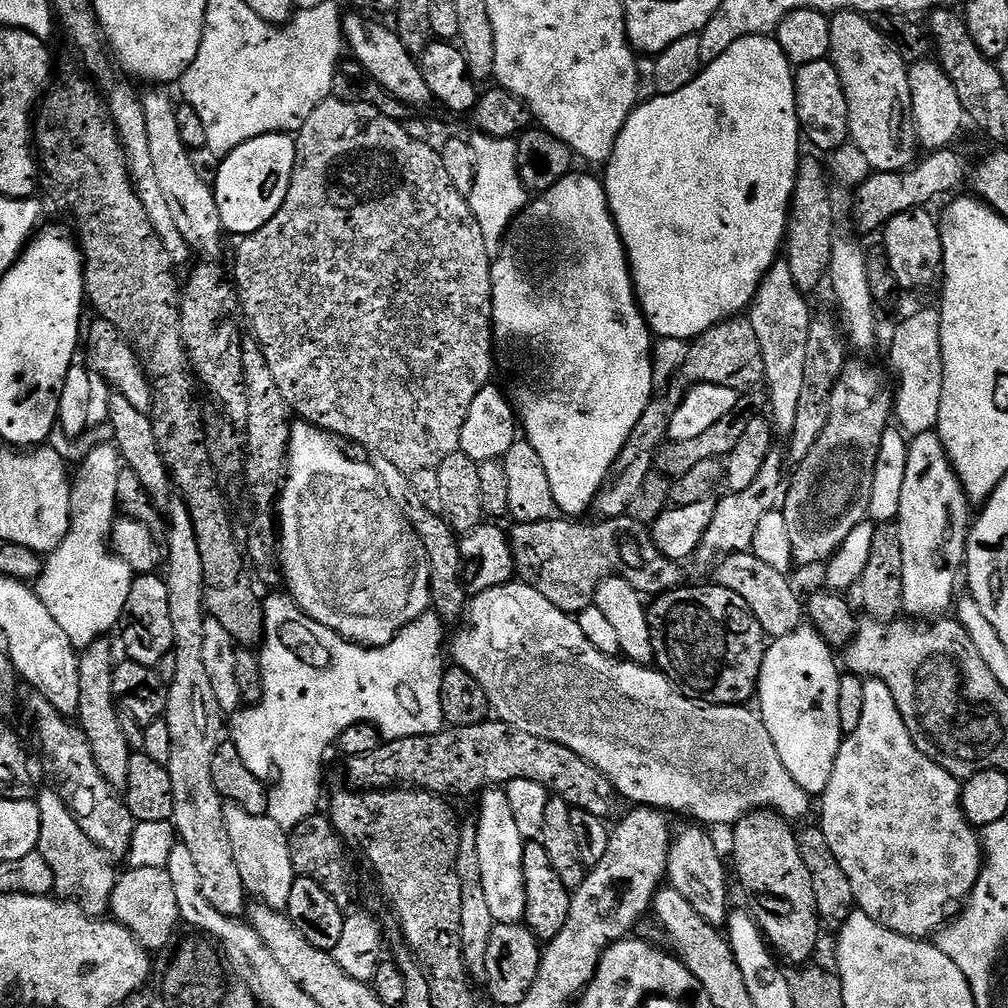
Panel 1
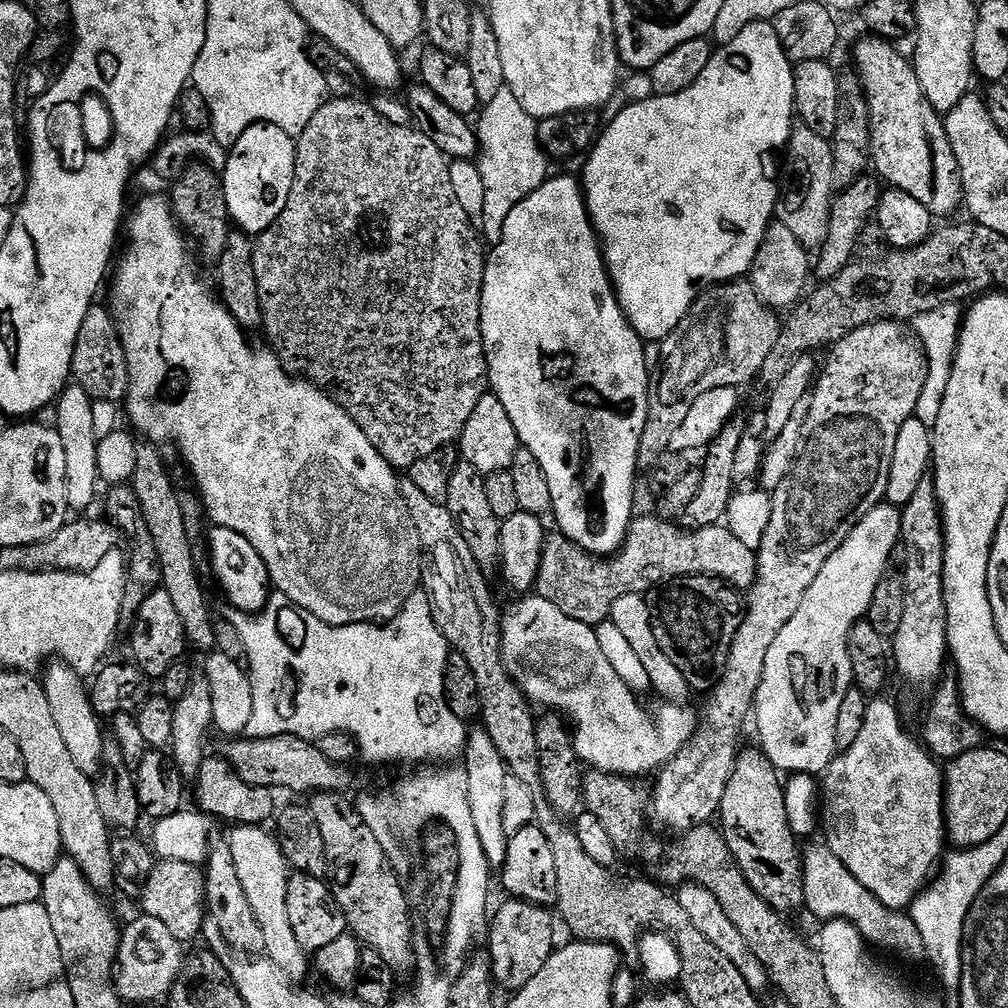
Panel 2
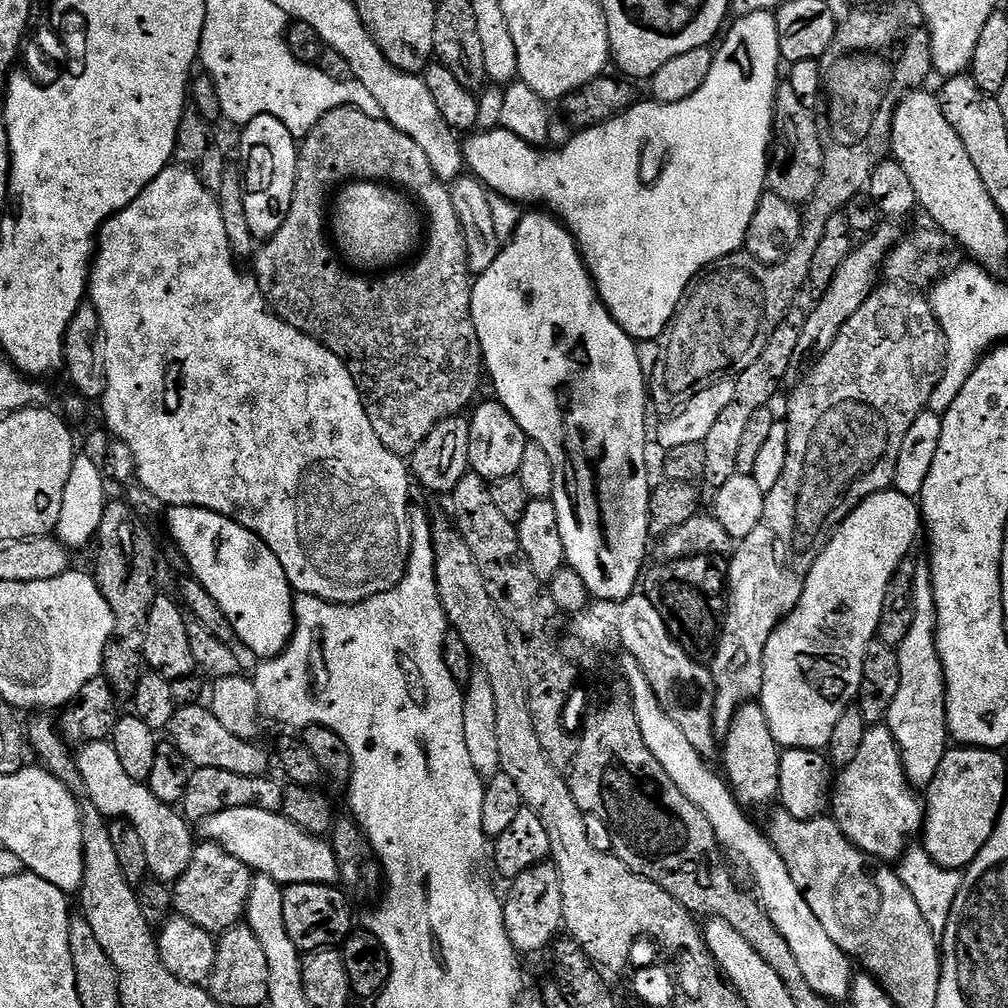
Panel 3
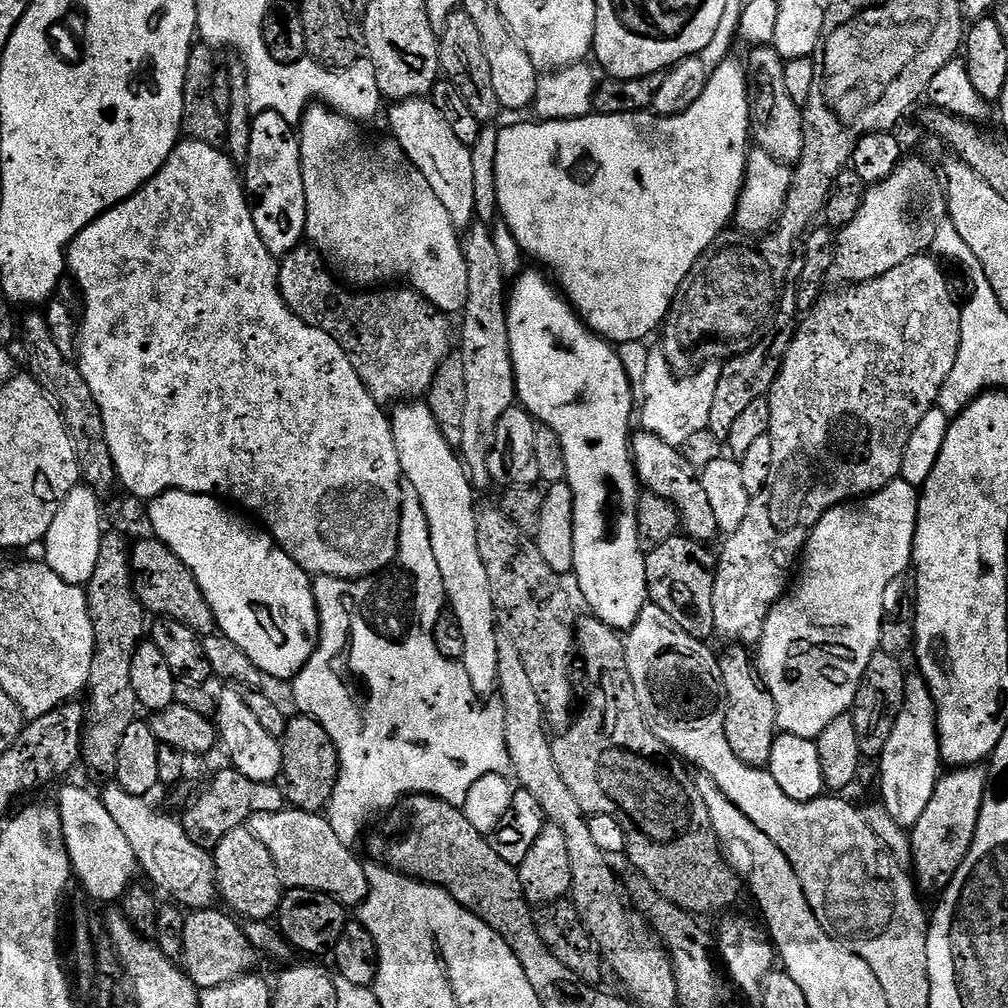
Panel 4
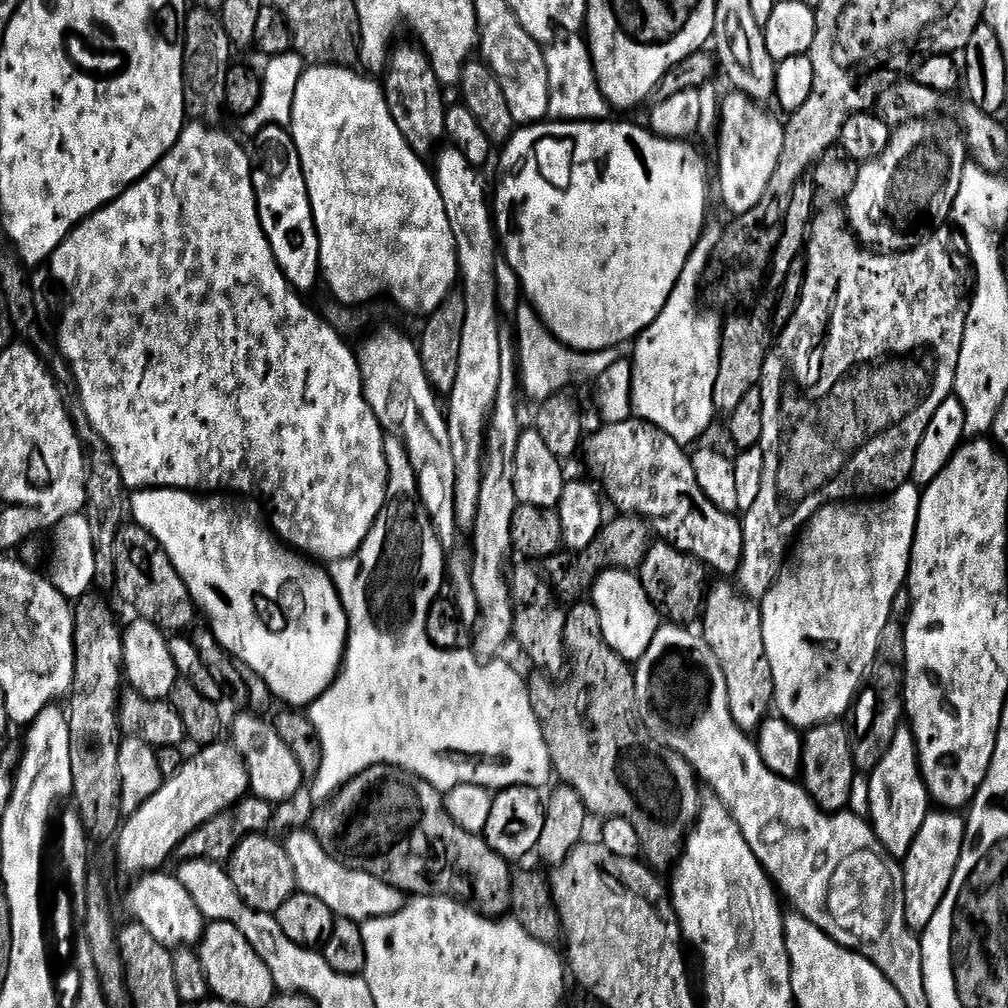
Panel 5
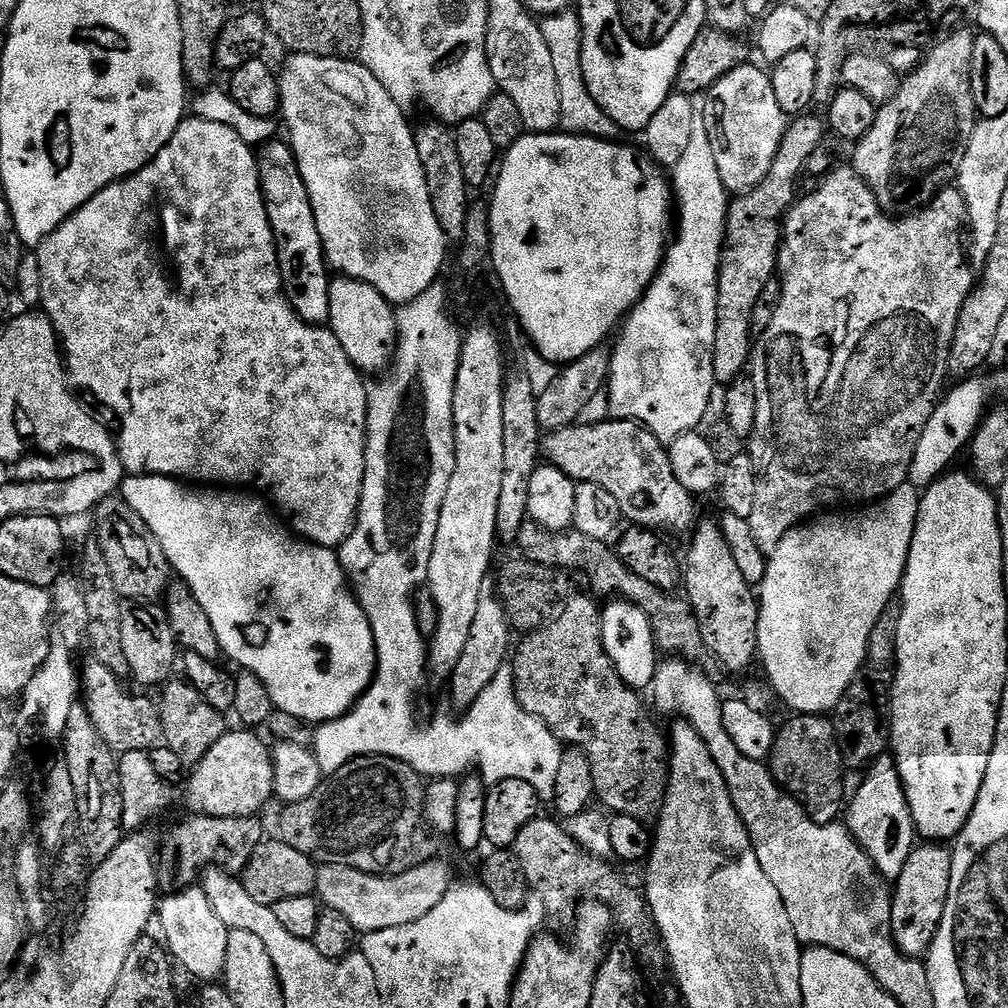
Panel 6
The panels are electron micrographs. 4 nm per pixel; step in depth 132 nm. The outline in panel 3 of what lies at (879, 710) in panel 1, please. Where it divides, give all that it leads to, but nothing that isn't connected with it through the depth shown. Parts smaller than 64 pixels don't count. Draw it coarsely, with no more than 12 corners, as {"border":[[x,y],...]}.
{"border":[[887,726],[839,769],[830,816],[854,847],[896,862],[924,804]]}

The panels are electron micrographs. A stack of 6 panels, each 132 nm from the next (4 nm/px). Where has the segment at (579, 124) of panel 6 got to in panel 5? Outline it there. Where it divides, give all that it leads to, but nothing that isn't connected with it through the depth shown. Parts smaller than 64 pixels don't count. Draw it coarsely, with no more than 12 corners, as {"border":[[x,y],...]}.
{"border":[[580,32],[544,48],[548,116],[609,119],[592,49]]}

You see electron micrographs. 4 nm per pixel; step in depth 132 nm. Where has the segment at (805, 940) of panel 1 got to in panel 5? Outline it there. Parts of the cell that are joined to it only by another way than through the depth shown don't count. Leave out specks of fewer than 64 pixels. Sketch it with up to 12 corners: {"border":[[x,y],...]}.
{"border":[[713,583],[702,635],[734,722],[756,730],[776,694],[760,604]]}

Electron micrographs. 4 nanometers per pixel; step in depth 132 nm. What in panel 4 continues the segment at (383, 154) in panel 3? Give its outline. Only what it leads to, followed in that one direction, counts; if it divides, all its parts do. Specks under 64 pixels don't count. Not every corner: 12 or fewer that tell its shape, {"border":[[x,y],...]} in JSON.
{"border":[[279,261],[288,309],[342,346],[377,404],[423,397],[451,319],[407,286],[349,290]]}

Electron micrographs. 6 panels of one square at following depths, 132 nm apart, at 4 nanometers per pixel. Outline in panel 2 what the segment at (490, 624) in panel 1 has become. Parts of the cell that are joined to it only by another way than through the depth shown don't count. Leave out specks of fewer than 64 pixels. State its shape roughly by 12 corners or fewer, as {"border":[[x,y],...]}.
{"border":[[528,594],[502,612],[504,669],[574,729],[597,772],[673,760],[698,716],[651,716],[596,629]]}

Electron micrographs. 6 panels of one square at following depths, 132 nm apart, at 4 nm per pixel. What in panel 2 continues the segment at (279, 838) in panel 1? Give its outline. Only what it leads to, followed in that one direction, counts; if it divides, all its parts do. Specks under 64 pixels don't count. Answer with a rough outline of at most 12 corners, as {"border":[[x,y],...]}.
{"border":[[264,826],[226,836],[242,890],[289,980],[310,972],[286,907],[288,860]]}

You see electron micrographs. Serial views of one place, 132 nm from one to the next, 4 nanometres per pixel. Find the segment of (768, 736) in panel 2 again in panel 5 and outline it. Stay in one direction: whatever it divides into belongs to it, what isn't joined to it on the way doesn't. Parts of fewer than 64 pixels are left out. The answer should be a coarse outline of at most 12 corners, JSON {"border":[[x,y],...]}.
{"border":[[922,488],[824,505],[760,617],[779,719],[839,721],[905,587]]}

